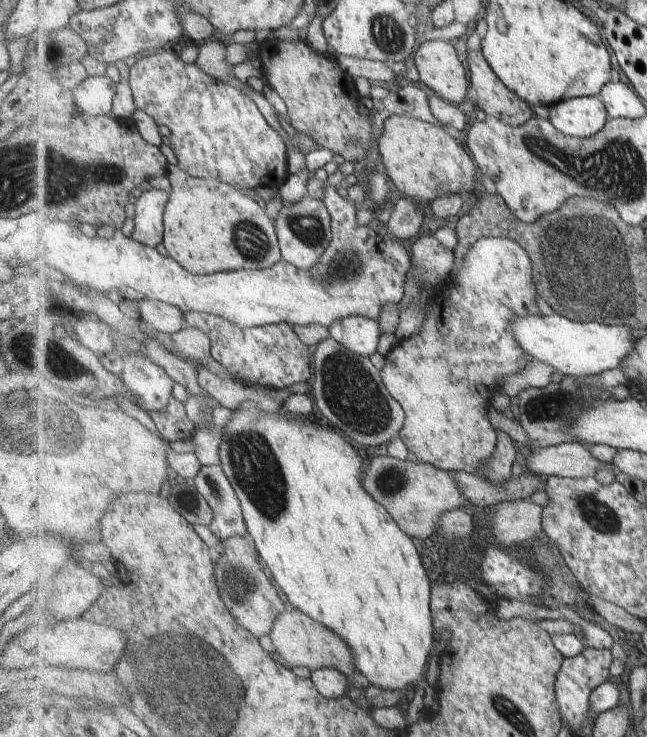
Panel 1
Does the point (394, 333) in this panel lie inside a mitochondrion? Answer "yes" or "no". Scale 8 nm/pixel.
no

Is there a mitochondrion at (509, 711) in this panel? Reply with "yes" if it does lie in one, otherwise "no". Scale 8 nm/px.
yes

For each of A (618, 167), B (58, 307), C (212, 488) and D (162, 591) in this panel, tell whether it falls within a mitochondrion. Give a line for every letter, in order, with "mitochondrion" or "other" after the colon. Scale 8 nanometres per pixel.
A: mitochondrion
B: other
C: mitochondrion
D: other

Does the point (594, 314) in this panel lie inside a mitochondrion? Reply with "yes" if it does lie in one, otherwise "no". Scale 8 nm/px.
yes

